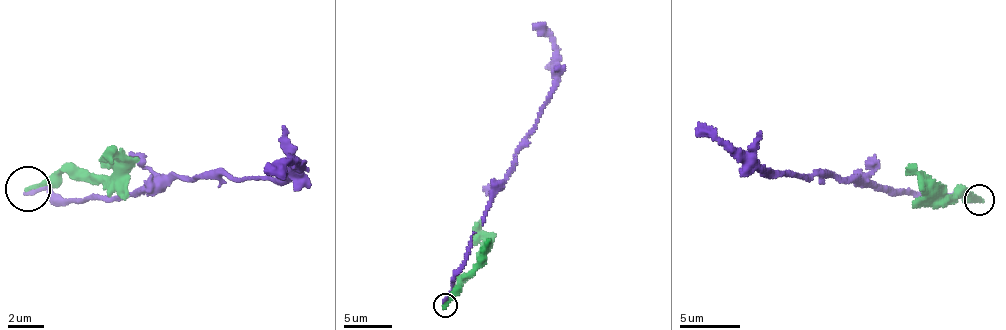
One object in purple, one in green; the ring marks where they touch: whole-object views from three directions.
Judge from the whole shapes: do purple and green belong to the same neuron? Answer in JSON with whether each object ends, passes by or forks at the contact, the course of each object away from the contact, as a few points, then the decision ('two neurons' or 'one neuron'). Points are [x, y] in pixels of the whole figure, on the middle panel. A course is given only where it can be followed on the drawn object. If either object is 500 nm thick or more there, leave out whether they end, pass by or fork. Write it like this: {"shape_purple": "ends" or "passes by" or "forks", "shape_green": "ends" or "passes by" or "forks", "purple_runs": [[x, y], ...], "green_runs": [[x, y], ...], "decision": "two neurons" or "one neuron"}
{"shape_purple": "ends", "shape_green": "ends", "purple_runs": [[443, 303], [475, 228], [507, 175], [551, 91], [552, 42], [532, 24]], "green_runs": [[445, 305], [483, 254], [480, 221]], "decision": "two neurons"}

